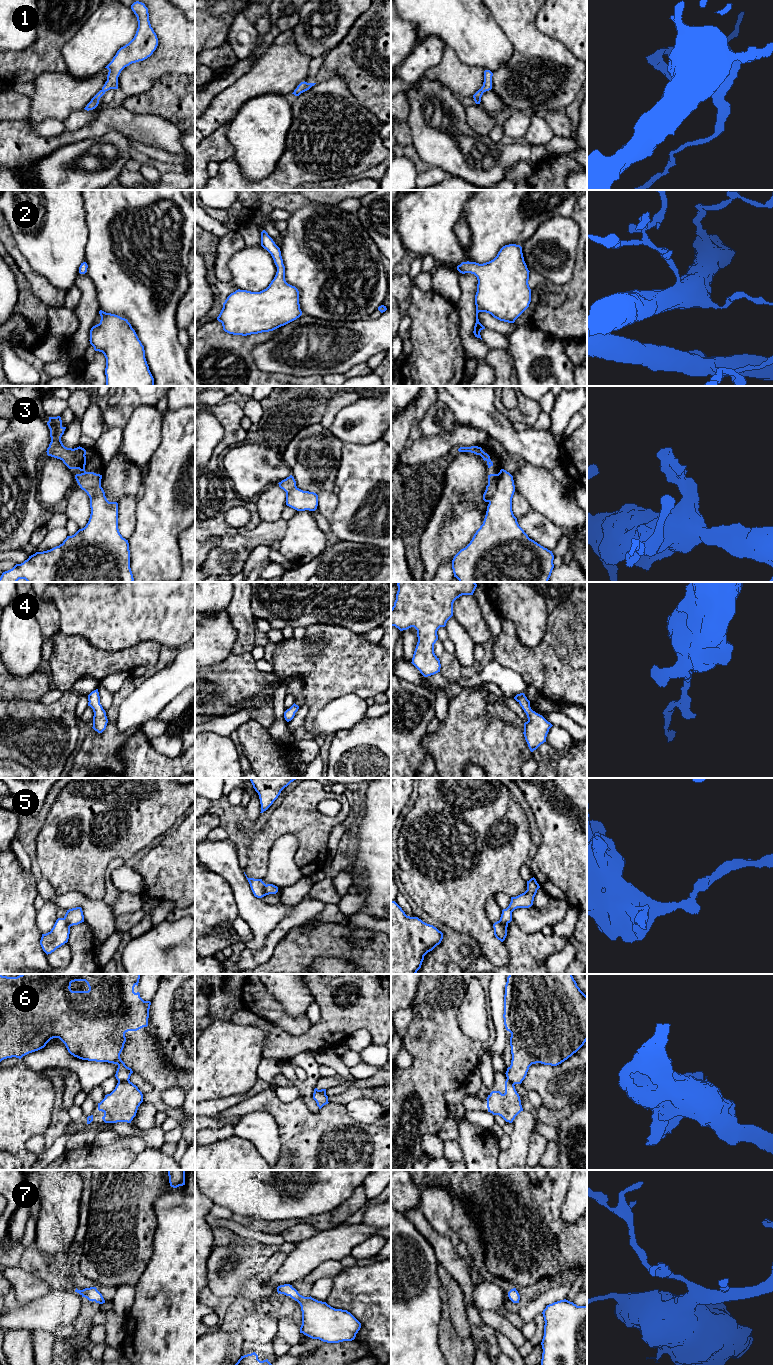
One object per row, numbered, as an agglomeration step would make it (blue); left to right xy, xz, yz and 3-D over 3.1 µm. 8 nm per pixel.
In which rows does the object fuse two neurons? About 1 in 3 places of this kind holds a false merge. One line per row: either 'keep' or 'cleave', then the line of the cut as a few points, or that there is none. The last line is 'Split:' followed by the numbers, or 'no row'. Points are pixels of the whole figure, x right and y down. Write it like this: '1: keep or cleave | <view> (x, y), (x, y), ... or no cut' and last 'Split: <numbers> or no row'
1: keep | no cut
2: keep | no cut
3: cleave | yz (498, 474), (496, 488), (488, 501)
4: keep | no cut
5: keep | no cut
6: cleave | xy (128, 1079), (118, 1082)
7: keep | no cut
Split: 3, 6

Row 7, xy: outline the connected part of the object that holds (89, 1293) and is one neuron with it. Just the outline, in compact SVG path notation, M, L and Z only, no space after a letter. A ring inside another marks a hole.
M96 1287L85 1288L83 1290L78 1290L76 1288L75 1292L79 1293L82 1297L87 1298L89 1301L95 1301L99 1304L105 1303L102 1294L97 1290Z

